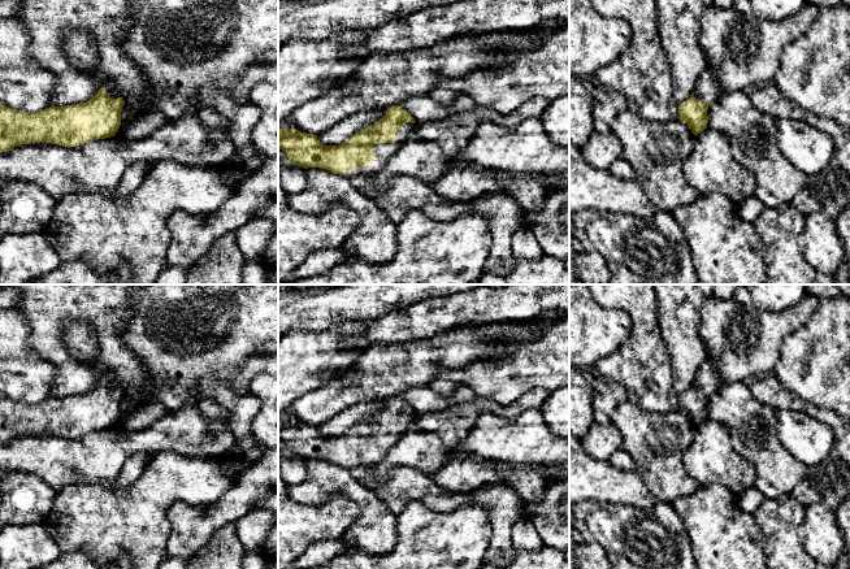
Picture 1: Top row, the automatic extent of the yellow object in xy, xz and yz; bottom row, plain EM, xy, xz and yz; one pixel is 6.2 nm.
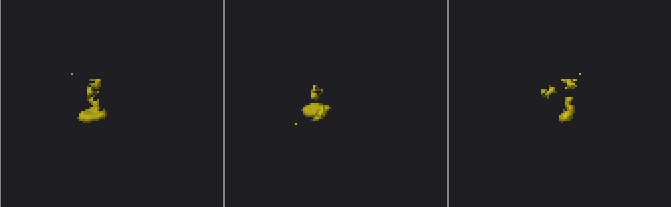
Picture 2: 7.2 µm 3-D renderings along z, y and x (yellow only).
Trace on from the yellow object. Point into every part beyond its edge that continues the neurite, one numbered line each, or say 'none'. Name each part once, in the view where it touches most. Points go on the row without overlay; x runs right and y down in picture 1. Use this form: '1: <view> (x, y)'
1: xz (384, 442)

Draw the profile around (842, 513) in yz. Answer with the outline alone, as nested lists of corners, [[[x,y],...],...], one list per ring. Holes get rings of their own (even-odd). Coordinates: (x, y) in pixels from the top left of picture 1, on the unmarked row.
[[[850,495],[842,501],[836,511],[837,522],[842,531],[845,547],[841,557],[834,564],[834,569],[850,569]]]

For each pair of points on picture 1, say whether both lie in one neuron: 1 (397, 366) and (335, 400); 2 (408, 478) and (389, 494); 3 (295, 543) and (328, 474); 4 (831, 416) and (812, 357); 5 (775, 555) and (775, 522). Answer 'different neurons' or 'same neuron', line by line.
1: same neuron
2: same neuron
3: different neurons
4: different neurons
5: same neuron

